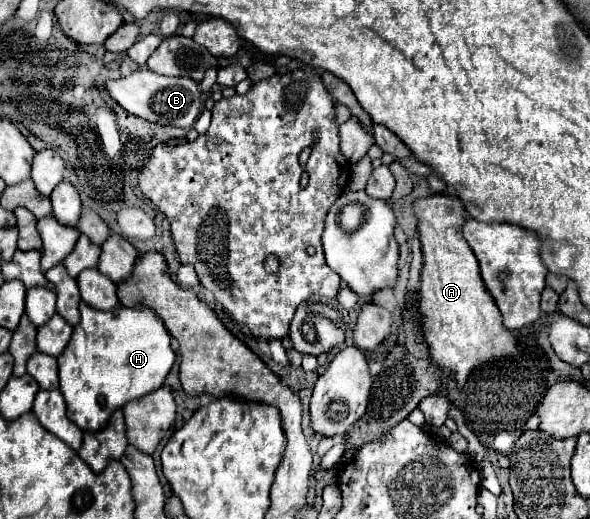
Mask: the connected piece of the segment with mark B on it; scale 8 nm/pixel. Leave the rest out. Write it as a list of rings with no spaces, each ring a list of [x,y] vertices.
[[[141,68],[141,70],[133,72],[131,76],[107,82],[105,88],[113,96],[113,100],[119,106],[123,106],[129,114],[135,114],[135,116],[149,120],[149,122],[191,128],[201,112],[199,86],[191,78],[169,78],[169,76],[155,74],[147,68]]]

